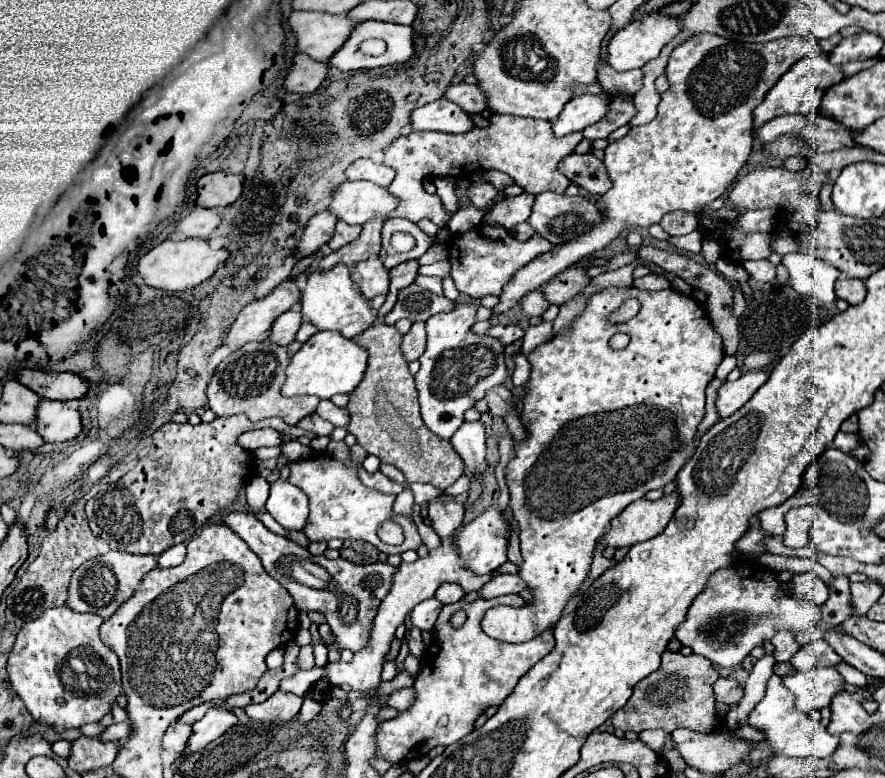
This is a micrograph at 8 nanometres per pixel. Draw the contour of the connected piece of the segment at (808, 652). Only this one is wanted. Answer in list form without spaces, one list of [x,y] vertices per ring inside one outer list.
[[[820,638],[820,640],[812,640],[806,646],[802,646],[790,660],[790,664],[796,670],[806,670],[806,668],[832,668],[840,662],[842,658]]]

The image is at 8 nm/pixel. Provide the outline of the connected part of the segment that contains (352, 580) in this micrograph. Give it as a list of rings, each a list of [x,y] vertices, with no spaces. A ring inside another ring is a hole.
[[[226,514],[224,524],[230,526],[234,532],[240,532],[242,540],[260,556],[266,572],[278,580],[294,598],[294,604],[302,612],[322,612],[334,634],[334,648],[336,650],[350,650],[352,654],[364,650],[370,640],[370,630],[374,624],[374,616],[380,608],[382,598],[390,592],[392,576],[396,574],[398,566],[392,564],[354,564],[344,558],[328,560],[324,554],[314,556],[308,548],[298,546],[296,542],[272,534],[254,514]],[[302,578],[314,584],[302,584]]]

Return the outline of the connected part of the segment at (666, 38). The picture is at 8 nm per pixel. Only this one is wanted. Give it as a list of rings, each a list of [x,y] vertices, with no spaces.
[[[652,10],[642,16],[642,20],[630,22],[622,32],[618,32],[608,42],[608,62],[616,72],[626,72],[632,68],[642,68],[648,60],[654,60],[660,50],[682,32],[682,24],[678,16],[664,16],[662,10]]]

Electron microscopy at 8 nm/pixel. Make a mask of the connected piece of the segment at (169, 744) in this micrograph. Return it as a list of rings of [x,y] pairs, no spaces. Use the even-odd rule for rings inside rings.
[[[172,724],[168,728],[168,732],[162,738],[162,748],[164,748],[164,754],[168,754],[170,762],[174,762],[186,750],[186,742],[190,734],[192,734],[192,728],[188,724]]]

